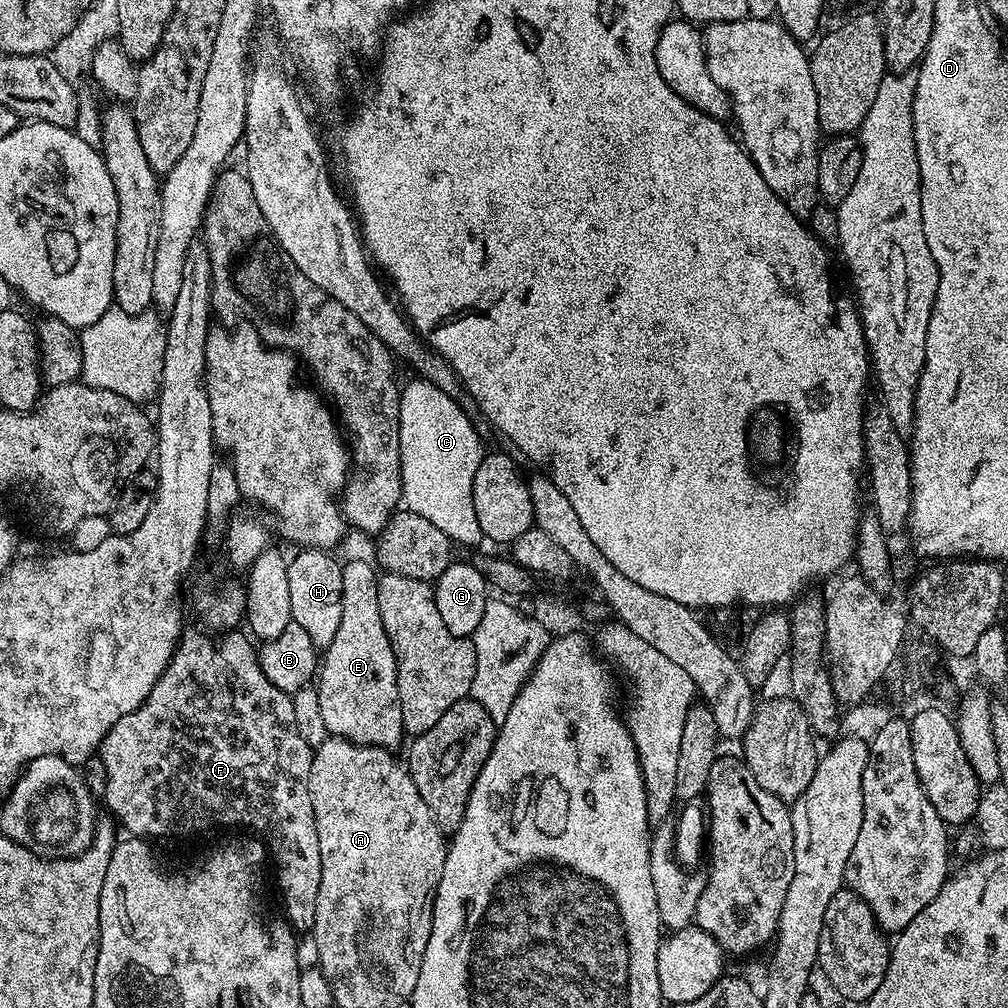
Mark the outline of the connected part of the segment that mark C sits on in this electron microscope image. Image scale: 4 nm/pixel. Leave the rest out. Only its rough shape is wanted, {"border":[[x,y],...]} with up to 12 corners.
{"border":[[438,386],[400,388],[402,504],[453,545],[484,540],[473,417]]}

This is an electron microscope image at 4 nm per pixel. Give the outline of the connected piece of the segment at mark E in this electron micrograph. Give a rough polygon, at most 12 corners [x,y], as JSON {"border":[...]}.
{"border":[[342,567],[342,622],[323,649],[329,737],[406,740],[378,568]]}

